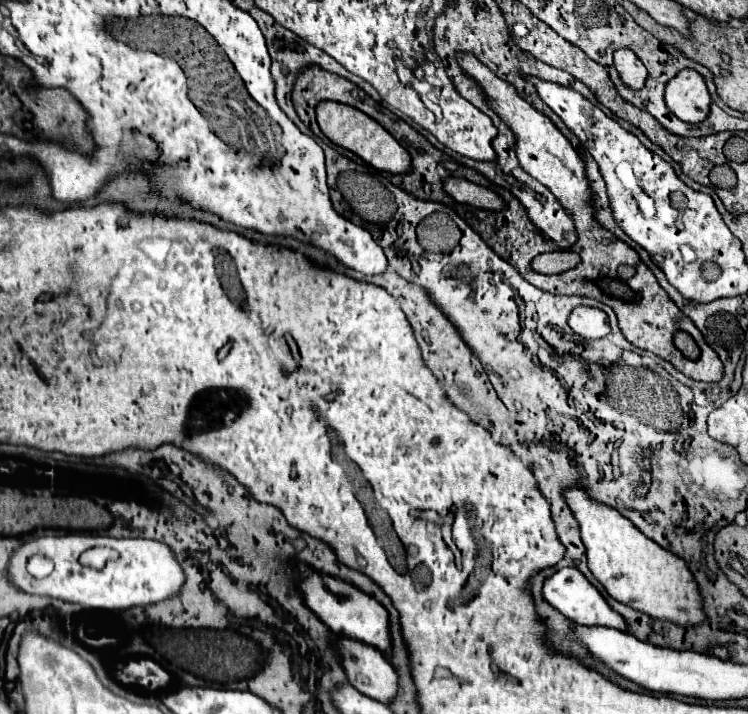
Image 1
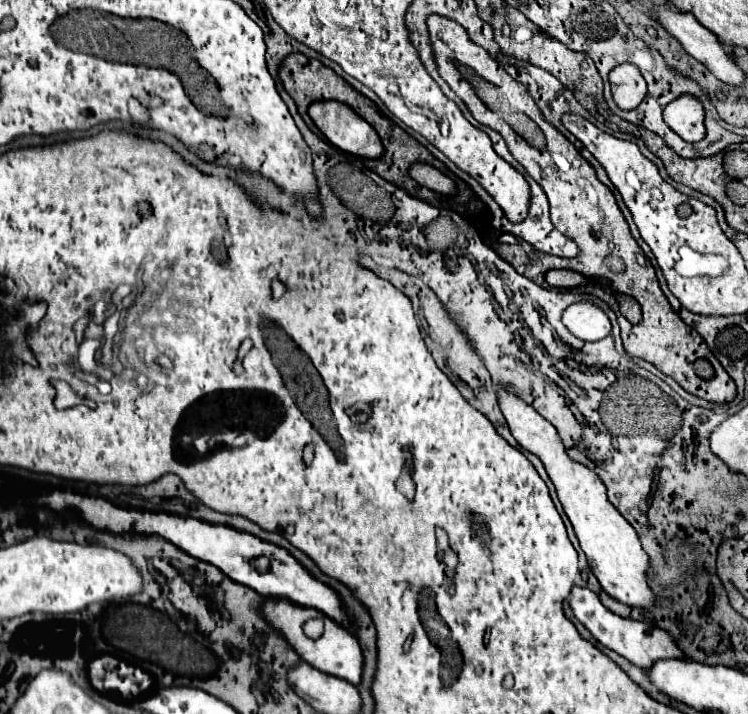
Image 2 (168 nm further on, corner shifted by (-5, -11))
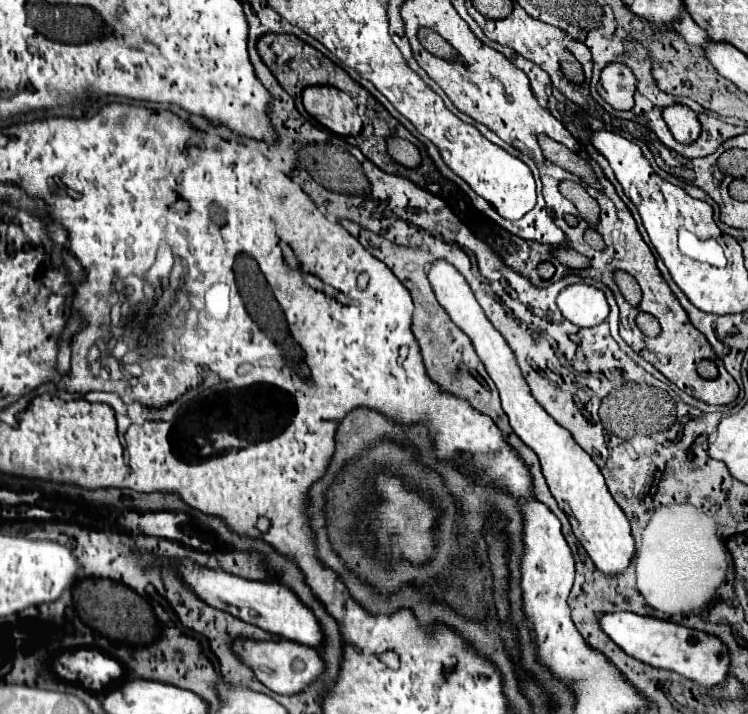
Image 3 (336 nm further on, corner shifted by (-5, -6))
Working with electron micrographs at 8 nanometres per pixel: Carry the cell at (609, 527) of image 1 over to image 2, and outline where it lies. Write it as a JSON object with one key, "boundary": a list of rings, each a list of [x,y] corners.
{"boundary":[[[499,391],[499,405],[501,413],[507,419],[511,435],[517,439],[517,443],[523,449],[535,453],[543,461],[547,475],[557,489],[563,511],[569,517],[575,535],[579,539],[579,545],[587,555],[589,567],[597,577],[597,581],[601,583],[603,591],[629,607],[641,607],[645,611],[657,607],[659,601],[653,589],[649,587],[649,575],[647,575],[647,571],[651,569],[649,555],[643,551],[635,529],[607,501],[607,489],[601,483],[601,479],[585,465],[567,457],[555,427],[547,419],[543,419],[531,405],[525,405],[519,397],[507,391]]]}

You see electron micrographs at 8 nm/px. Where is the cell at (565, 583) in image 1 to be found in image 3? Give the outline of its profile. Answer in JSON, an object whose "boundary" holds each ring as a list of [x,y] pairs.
{"boundary":[[[633,612],[605,614],[601,618],[601,628],[629,656],[633,656],[653,668],[673,670],[673,672],[697,682],[705,690],[711,690],[713,686],[723,684],[725,678],[731,674],[729,650],[725,650],[725,642],[721,642],[719,638],[713,638],[711,634],[705,634],[701,630],[691,630],[691,628],[685,628],[675,622],[639,616]]]}

